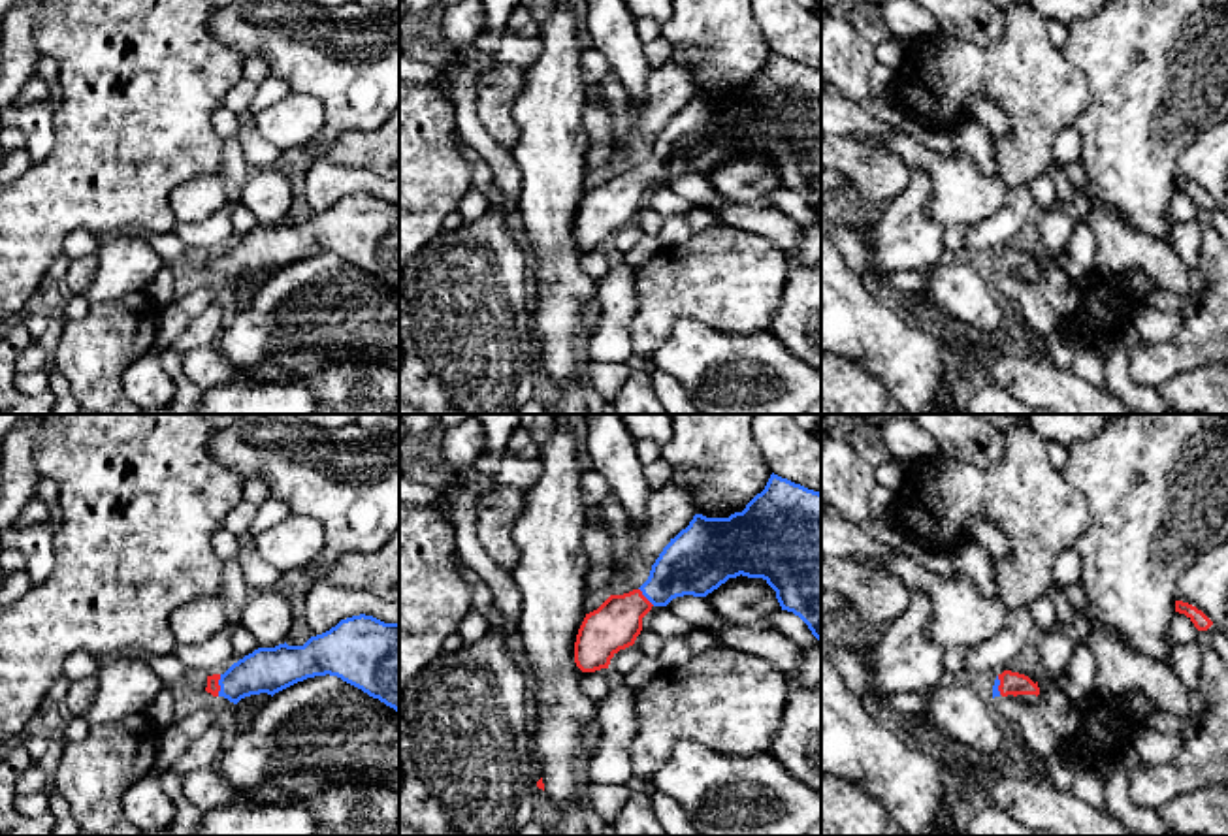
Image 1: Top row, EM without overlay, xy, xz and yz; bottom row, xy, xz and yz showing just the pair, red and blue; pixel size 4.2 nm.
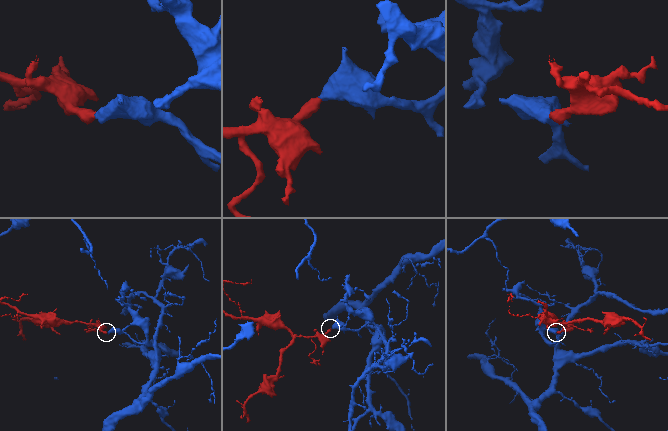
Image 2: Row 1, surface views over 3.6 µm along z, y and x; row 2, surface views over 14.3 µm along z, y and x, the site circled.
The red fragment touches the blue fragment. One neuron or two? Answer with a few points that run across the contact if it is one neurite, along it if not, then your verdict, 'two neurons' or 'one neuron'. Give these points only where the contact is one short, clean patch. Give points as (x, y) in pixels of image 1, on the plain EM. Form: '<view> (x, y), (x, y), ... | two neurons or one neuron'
xy (213, 266), (219, 264), (270, 249) | one neuron

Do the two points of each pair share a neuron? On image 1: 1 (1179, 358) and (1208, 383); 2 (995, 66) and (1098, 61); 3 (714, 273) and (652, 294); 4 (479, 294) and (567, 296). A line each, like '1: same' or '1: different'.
1: different
2: different
3: same
4: different

